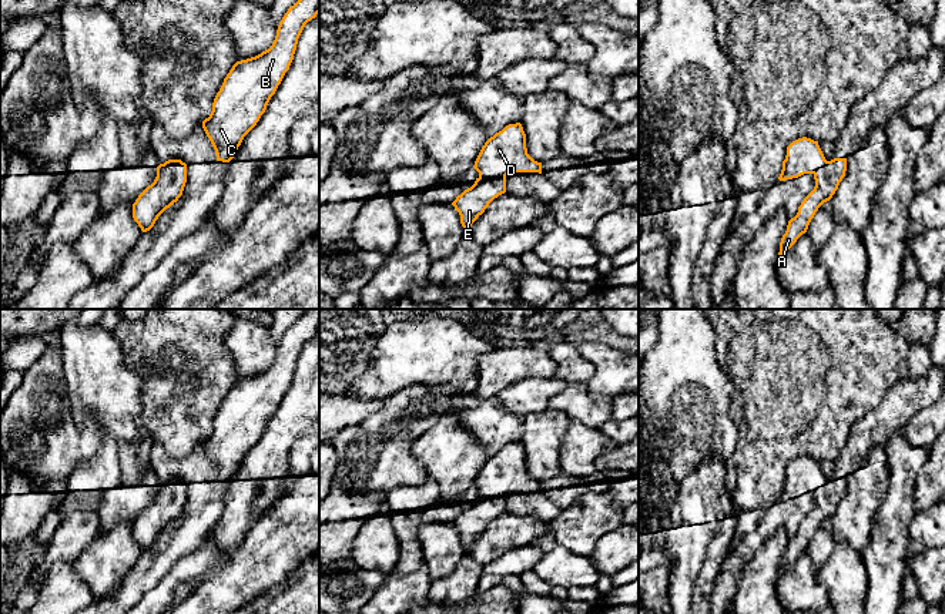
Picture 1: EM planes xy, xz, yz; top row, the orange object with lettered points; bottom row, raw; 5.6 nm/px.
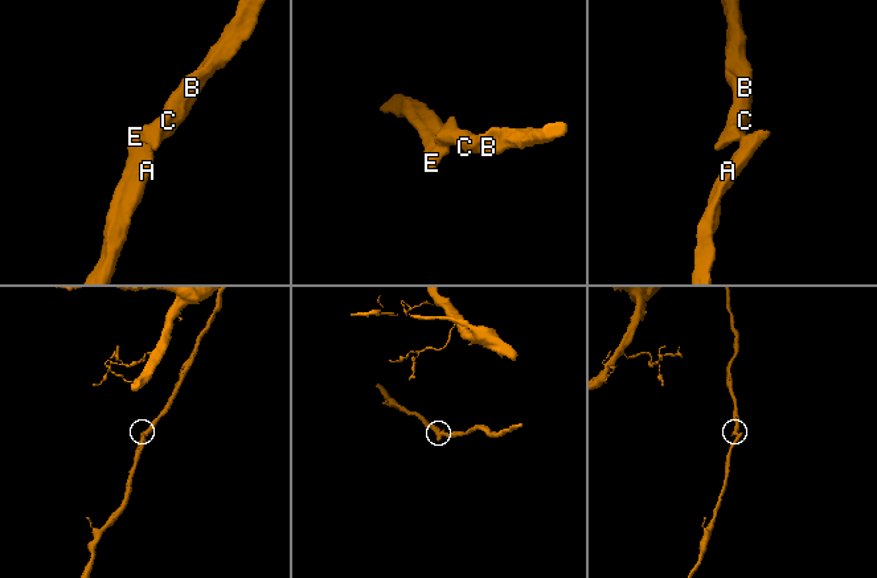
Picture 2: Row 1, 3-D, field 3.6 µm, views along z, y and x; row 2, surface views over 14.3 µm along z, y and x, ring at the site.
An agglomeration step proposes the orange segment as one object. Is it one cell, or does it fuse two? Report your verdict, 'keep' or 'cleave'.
cleave

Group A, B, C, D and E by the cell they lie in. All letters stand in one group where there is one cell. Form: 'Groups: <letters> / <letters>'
Groups: A E / B C D

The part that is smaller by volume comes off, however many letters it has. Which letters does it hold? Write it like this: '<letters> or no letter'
A, E

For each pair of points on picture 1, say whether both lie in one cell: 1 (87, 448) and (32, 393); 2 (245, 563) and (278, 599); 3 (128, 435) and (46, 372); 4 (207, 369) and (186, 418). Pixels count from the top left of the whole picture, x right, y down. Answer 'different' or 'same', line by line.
1: same
2: different
3: different
4: same

